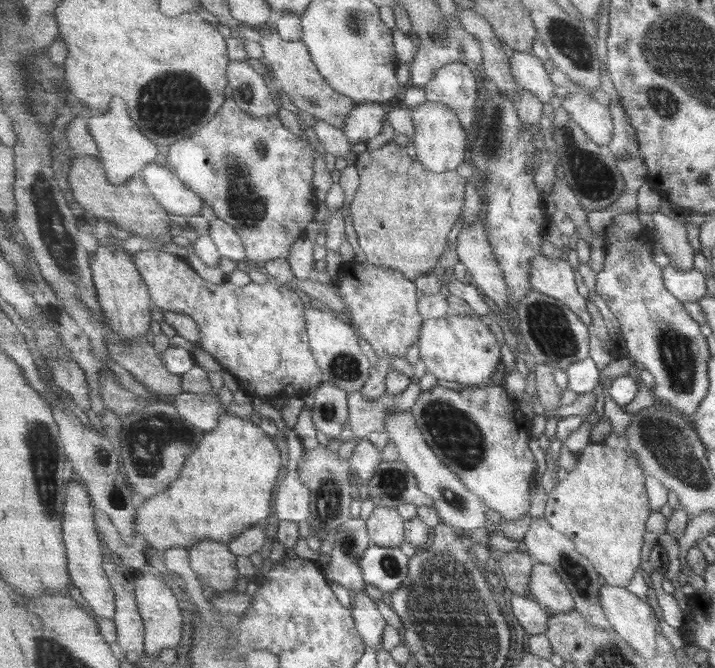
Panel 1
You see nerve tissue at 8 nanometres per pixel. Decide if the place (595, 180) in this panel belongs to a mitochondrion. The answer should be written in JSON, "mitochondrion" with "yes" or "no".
{"mitochondrion":"yes"}

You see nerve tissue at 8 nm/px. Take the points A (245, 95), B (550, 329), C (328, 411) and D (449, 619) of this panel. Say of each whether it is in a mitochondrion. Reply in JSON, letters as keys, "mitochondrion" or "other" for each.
{"A":"mitochondrion","B":"mitochondrion","C":"mitochondrion","D":"mitochondrion"}

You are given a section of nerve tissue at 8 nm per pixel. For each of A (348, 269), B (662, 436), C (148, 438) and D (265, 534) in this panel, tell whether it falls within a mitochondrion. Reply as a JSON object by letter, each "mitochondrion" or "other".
{"A":"other","B":"mitochondrion","C":"mitochondrion","D":"other"}

